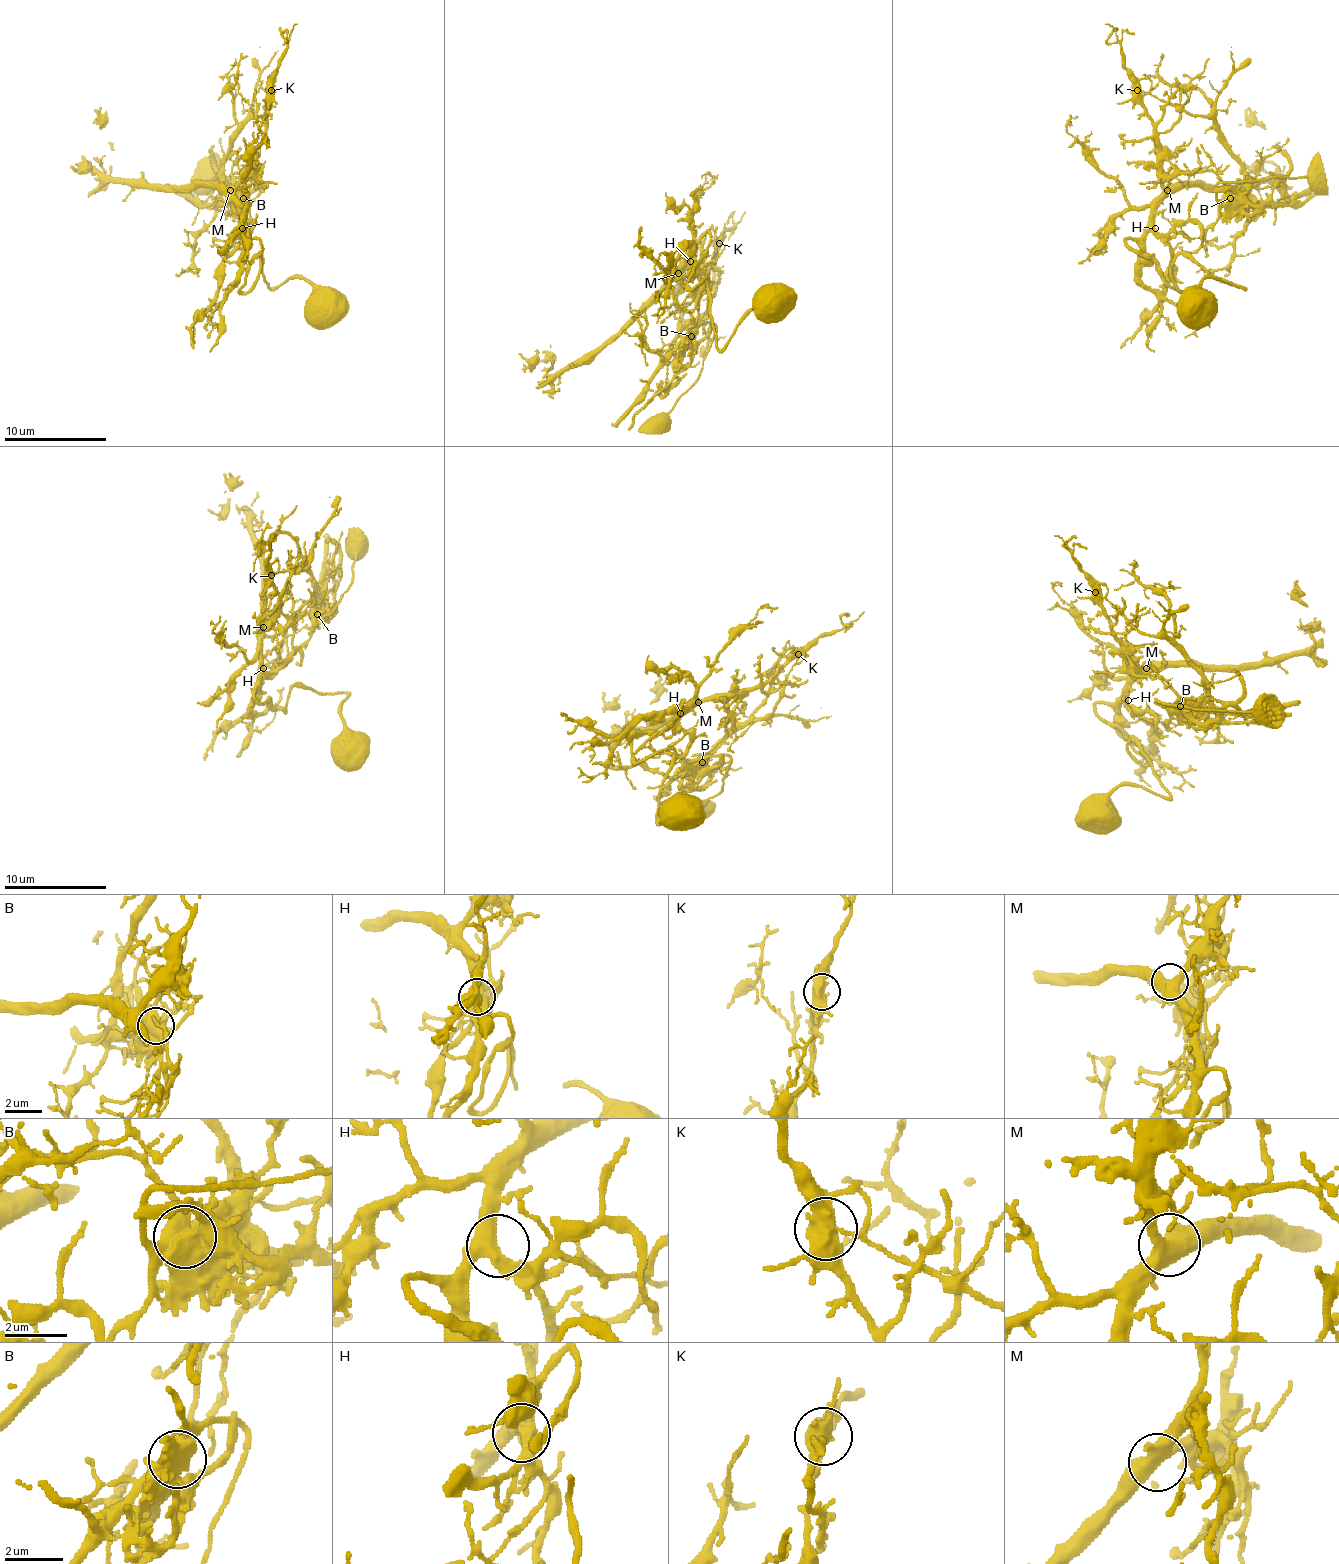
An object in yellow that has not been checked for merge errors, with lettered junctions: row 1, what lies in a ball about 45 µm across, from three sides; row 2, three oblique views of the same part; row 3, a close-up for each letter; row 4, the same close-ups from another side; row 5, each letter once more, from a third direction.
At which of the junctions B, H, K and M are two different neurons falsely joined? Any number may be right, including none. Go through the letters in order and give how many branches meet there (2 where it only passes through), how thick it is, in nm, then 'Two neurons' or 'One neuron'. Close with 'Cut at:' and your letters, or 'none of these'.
B: Branches: 4. Thickness 700 nm. Two neurons
H: Branches: 3. Thickness 420 nm. One neuron
K: Branches: 5. Thickness 500 nm. Two neurons
M: Branches: 3. Thickness 480 nm. One neuron
Cut at: B, K

